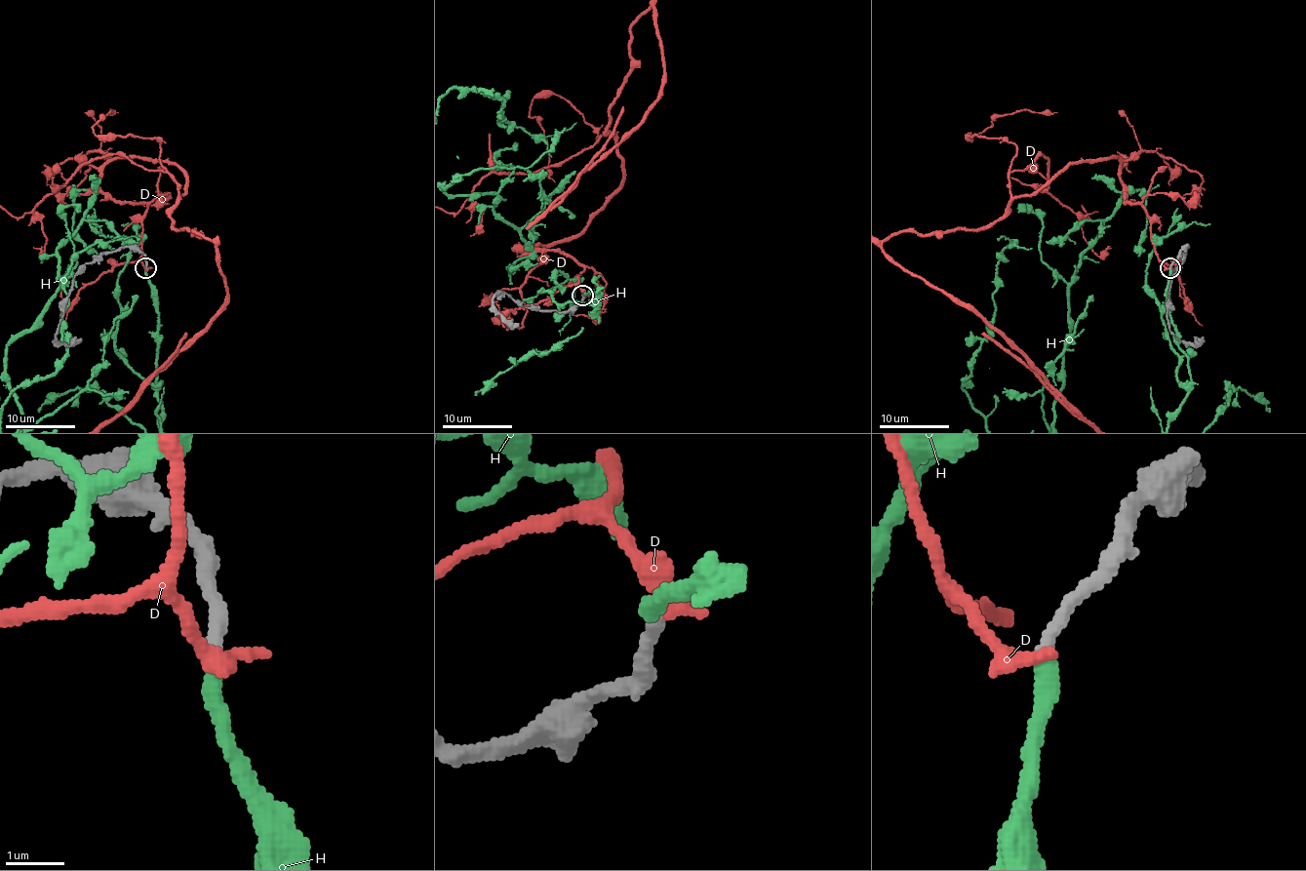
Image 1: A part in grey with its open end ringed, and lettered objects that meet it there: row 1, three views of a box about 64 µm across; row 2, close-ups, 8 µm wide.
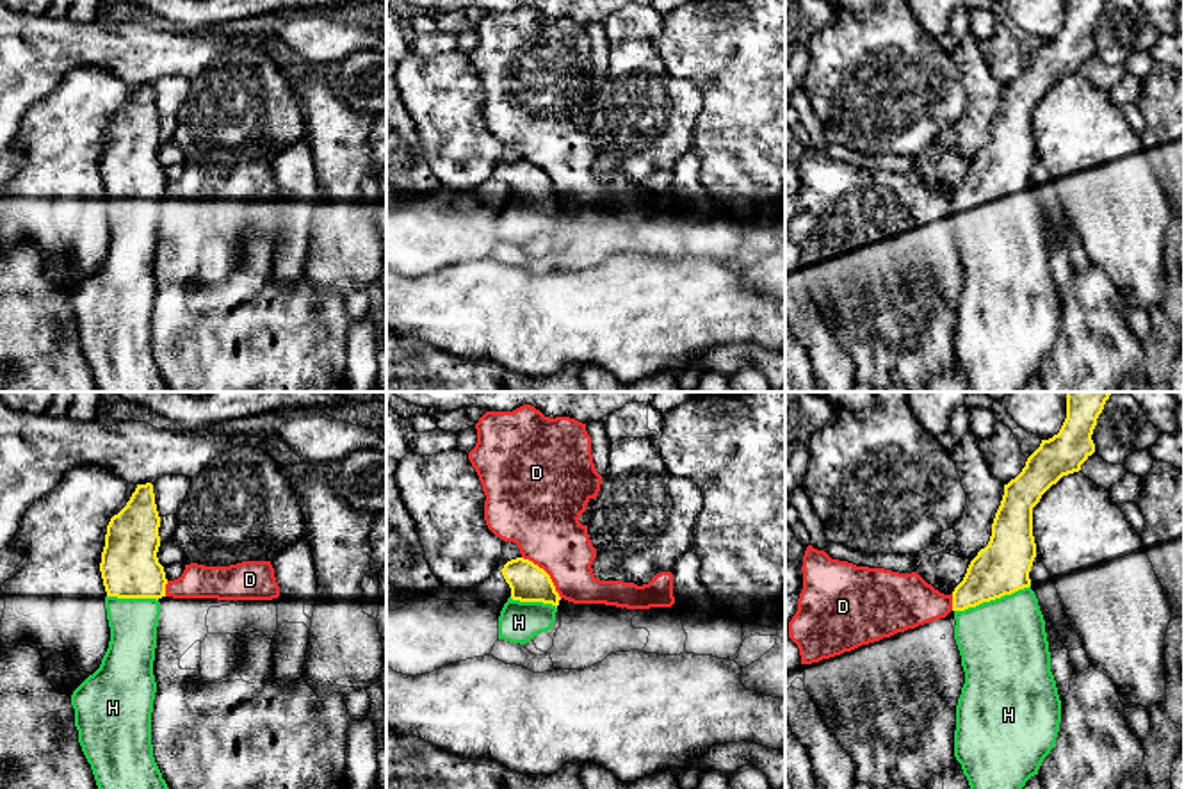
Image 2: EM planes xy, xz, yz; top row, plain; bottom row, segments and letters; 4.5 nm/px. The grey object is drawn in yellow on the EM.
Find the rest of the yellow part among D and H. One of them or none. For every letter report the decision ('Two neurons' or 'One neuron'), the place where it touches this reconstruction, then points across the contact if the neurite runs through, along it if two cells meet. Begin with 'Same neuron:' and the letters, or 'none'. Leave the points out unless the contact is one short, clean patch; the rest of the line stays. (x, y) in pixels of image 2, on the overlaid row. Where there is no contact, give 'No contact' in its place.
Same neuron: H
D: Two neurons. Touches yellow at xz (547, 574). Boundary: xz (522, 556), (536, 563), (549, 576), (561, 597)
H: One neuron. Touches yellow at yz (992, 599). Path across: yz (1003, 567), (992, 599), (1003, 629), (1003, 643)

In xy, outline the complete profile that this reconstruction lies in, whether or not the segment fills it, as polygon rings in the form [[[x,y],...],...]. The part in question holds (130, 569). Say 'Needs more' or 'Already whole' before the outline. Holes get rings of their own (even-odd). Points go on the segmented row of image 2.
Needs more. [[[137,484],[126,506],[110,518],[100,572],[107,591],[109,648],[100,668],[71,695],[78,743],[98,789],[169,789],[153,757],[151,712],[157,693],[153,661],[166,572],[158,563],[160,517],[153,484]]]

